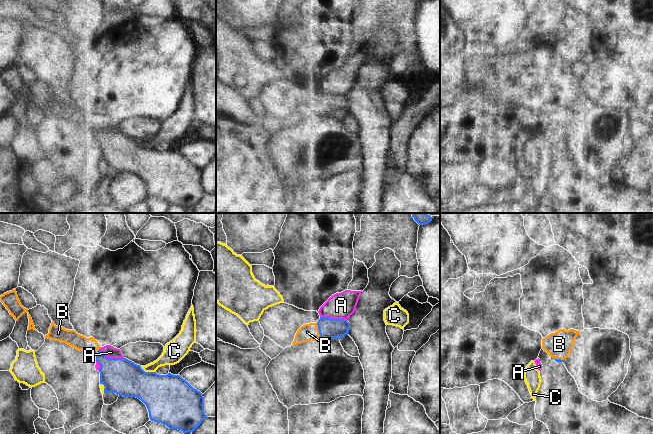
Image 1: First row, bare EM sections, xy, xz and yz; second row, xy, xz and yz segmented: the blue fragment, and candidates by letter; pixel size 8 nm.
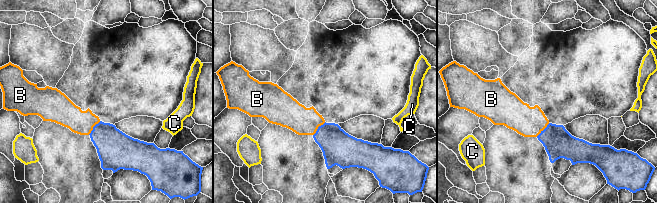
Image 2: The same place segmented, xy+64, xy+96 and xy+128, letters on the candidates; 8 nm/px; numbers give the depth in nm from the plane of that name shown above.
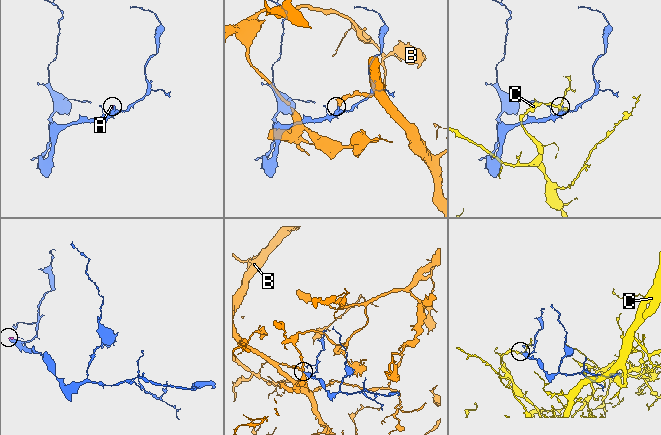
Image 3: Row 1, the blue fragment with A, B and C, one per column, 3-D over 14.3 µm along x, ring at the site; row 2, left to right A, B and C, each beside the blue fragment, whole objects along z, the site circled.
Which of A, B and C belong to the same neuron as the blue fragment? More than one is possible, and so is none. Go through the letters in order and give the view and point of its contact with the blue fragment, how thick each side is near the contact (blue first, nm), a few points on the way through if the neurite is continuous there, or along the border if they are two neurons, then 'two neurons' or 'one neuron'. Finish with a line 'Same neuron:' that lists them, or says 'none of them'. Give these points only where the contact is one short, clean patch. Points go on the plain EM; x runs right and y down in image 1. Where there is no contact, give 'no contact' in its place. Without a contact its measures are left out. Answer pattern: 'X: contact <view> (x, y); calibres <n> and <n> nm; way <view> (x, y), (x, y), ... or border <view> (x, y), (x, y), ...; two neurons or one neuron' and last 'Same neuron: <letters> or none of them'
A: contact xz (333, 95); calibres 160 and 200 nm; border xz (320, 92), (343, 94), (346, 96); two neurons
B: contact xz (318, 105); calibres 160 and 140 nm; way xz (328, 104), (318, 105), (307, 108); one neuron
C: contact xy (148, 148); calibres 360 and 160 nm; border xy (140, 142), (145, 147), (155, 148); two neurons
Same neuron: B

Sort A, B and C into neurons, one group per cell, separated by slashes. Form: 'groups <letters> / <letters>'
groups A / B / C

